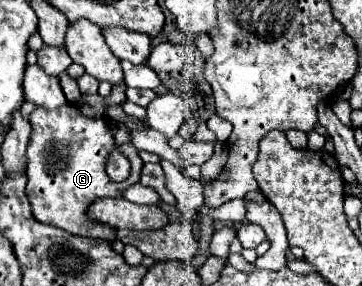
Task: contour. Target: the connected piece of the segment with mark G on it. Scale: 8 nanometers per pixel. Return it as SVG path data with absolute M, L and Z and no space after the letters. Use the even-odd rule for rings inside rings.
M64 104L56 110L44 110L36 108L30 116L32 134L30 144L26 150L28 166L26 166L26 196L32 204L32 214L38 222L54 224L70 234L78 236L90 236L90 238L104 238L108 242L114 242L114 230L106 224L94 222L86 216L86 208L102 198L118 198L122 190L138 182L142 160L138 156L138 150L130 144L116 146L110 124L106 118L90 120L78 112L76 106ZM118 150L130 160L130 176L124 182L112 182L106 174L106 162L110 158L110 152Z

